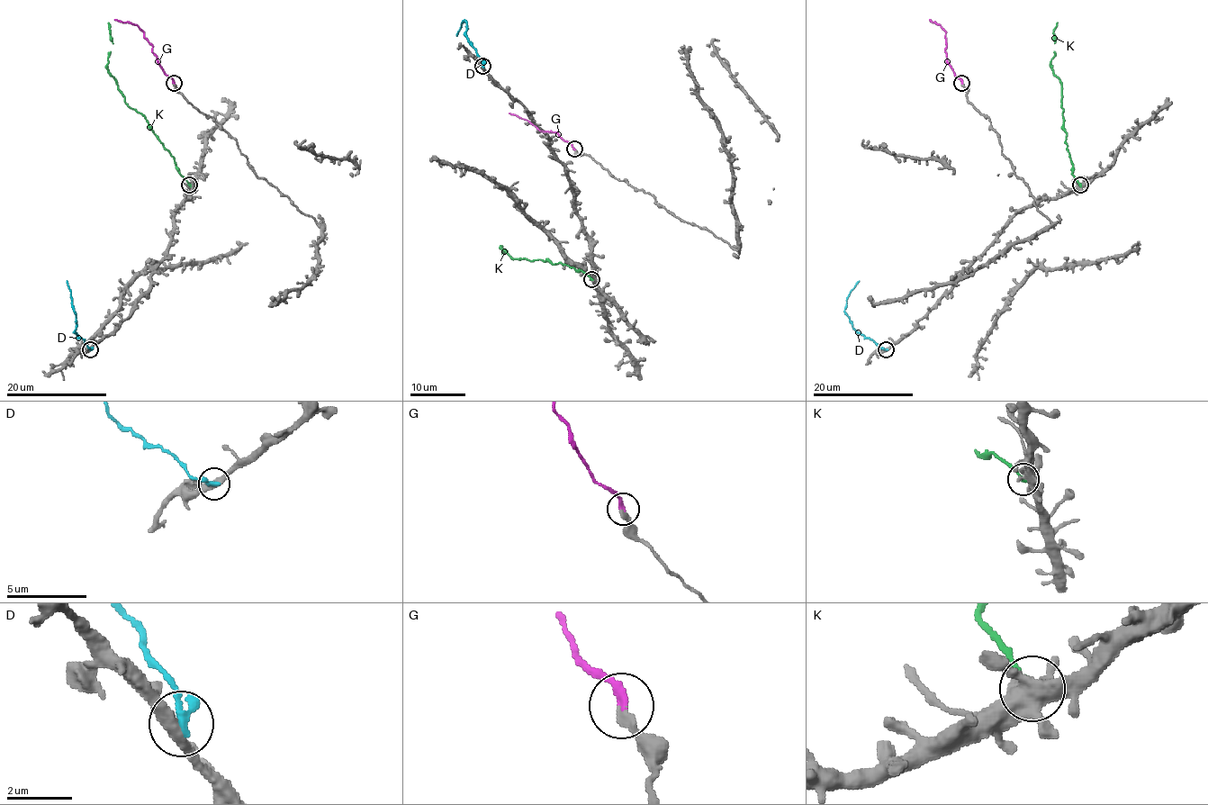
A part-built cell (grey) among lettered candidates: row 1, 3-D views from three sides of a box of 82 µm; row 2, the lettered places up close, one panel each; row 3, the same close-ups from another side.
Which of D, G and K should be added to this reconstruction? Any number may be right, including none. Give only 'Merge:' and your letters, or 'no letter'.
Merge: G

